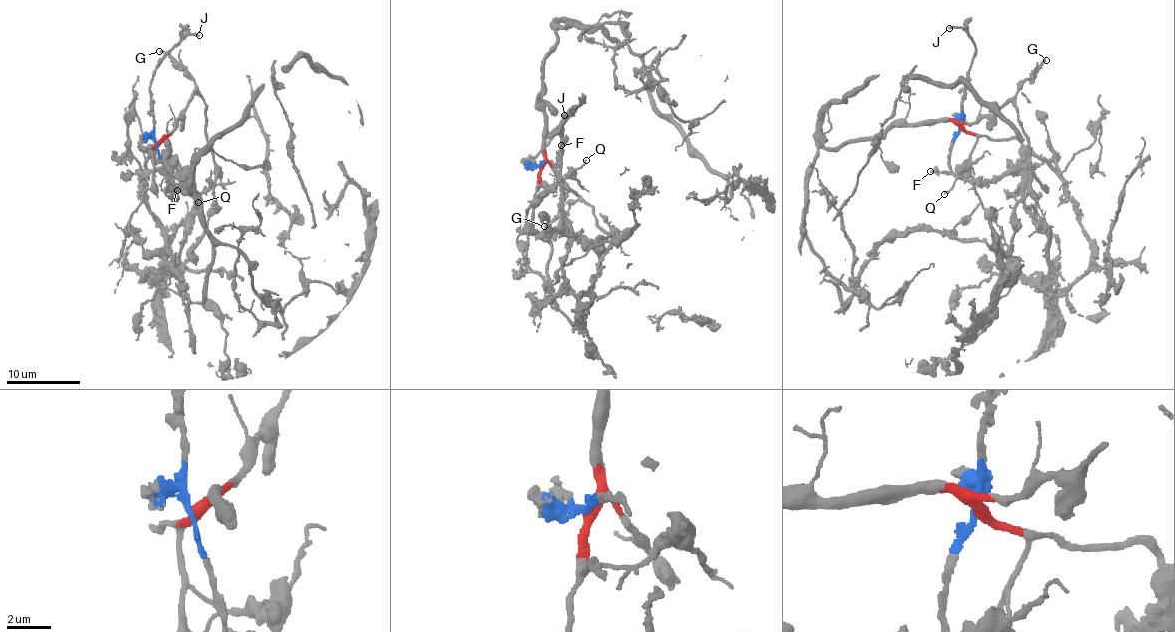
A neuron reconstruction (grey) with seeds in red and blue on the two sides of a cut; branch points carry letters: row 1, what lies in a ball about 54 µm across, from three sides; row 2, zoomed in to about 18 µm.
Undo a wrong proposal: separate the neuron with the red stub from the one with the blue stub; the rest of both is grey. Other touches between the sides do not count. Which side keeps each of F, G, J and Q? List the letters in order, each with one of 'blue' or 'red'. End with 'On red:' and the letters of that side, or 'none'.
F: blue
G: red
J: blue
Q: red
On red: G, Q

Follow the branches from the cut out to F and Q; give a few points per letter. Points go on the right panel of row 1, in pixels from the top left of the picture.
F: (960, 127), (950, 152), (949, 169), (930, 170)
Q: (960, 127), (976, 137), (971, 166), (963, 168), (943, 194)

